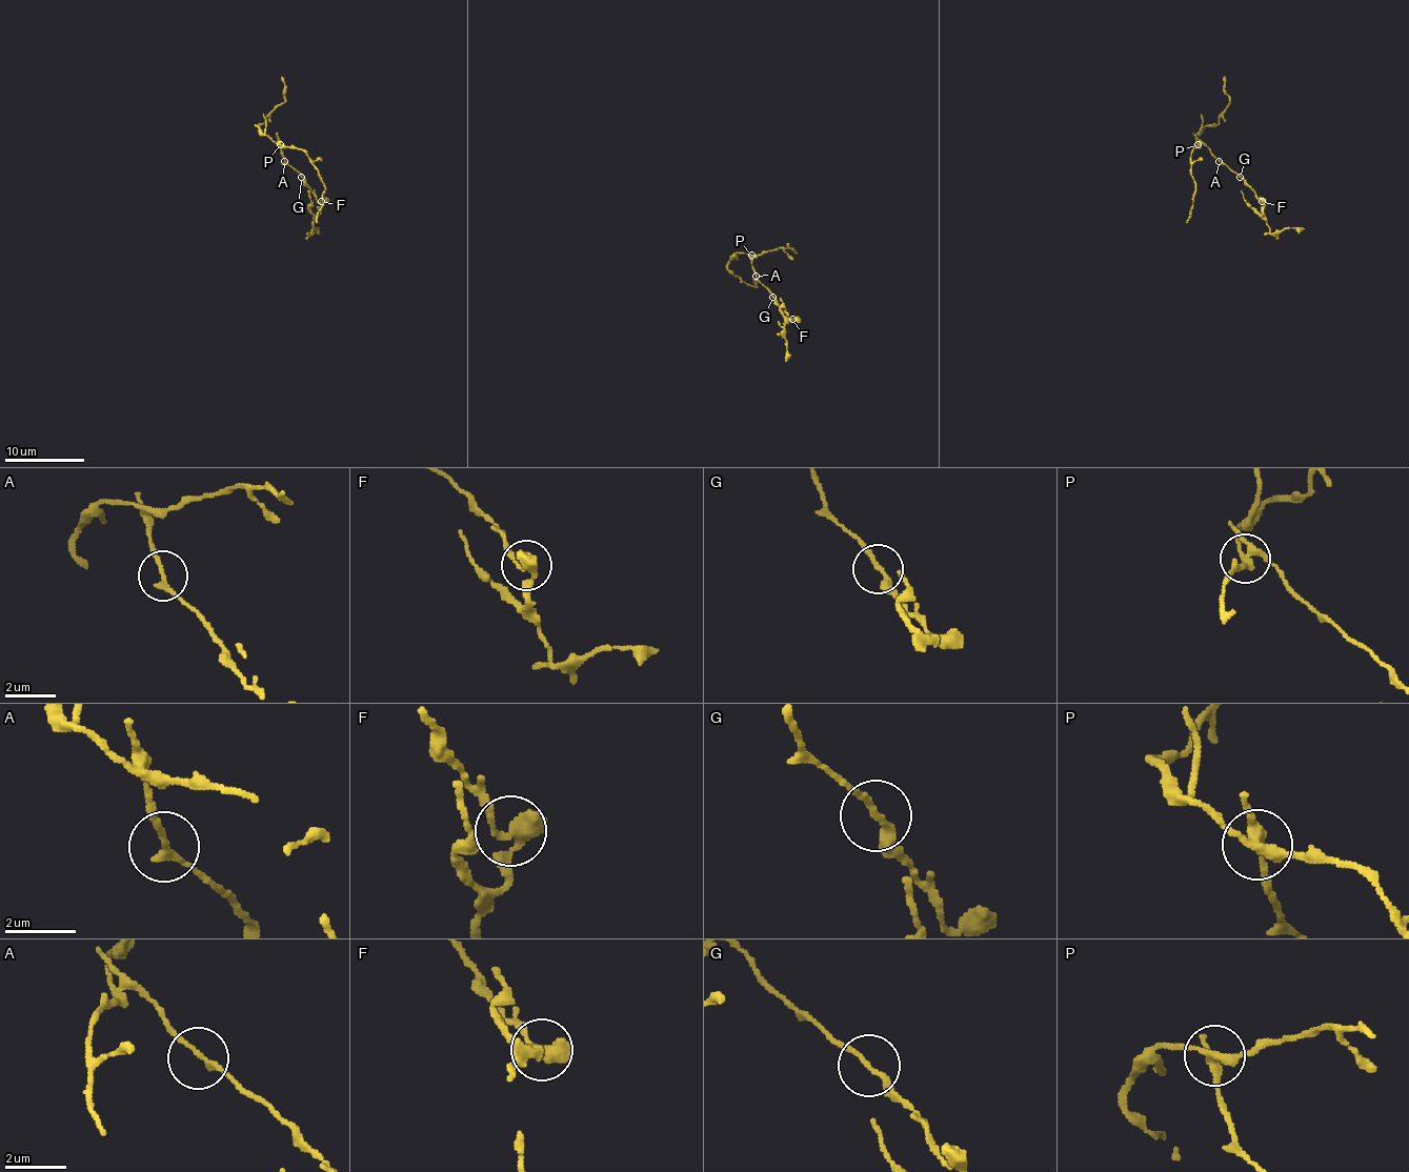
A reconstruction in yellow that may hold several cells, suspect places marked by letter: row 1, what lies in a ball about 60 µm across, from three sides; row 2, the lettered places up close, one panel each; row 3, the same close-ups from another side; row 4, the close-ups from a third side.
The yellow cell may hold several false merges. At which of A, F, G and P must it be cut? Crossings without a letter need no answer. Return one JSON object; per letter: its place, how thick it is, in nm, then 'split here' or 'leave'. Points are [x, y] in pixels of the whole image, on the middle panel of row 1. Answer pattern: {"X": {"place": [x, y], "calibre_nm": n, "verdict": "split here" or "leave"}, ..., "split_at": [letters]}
{"A": {"place": [756, 276], "calibre_nm": 170, "verdict": "leave"}, "F": {"place": [792, 319], "calibre_nm": 400, "verdict": "split here"}, "G": {"place": [772, 297], "calibre_nm": 200, "verdict": "leave"}, "P": {"place": [751, 255], "calibre_nm": 280, "verdict": "split here"}, "split_at": ["F", "P"]}

